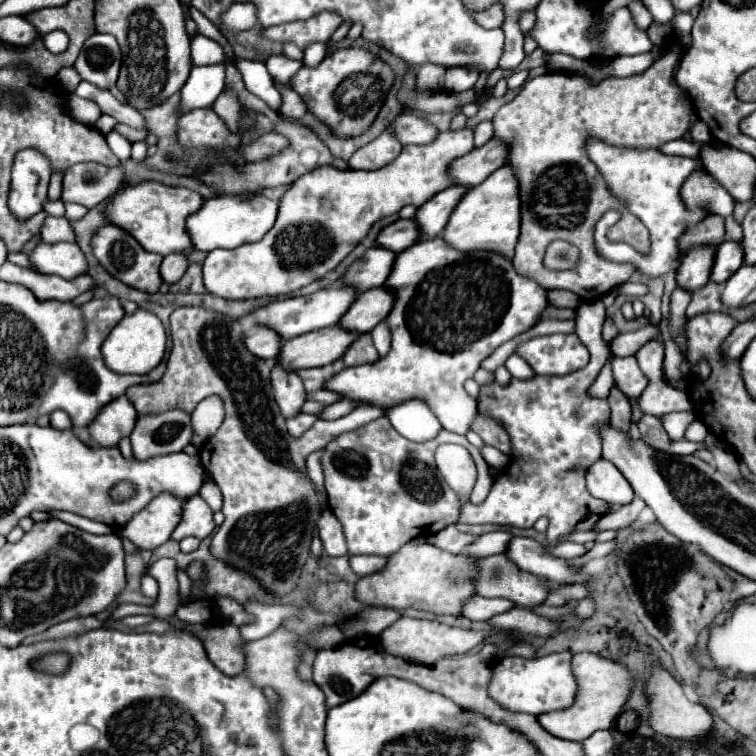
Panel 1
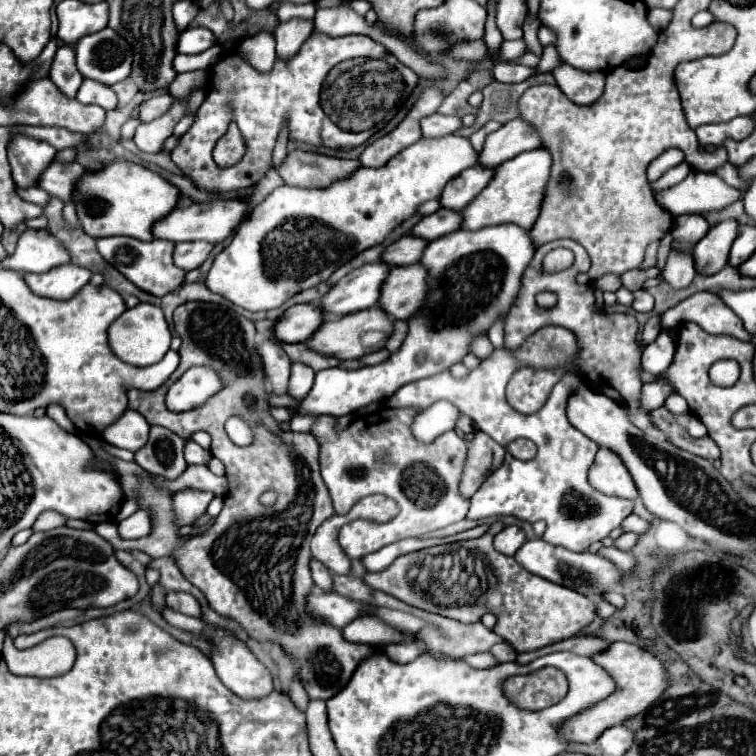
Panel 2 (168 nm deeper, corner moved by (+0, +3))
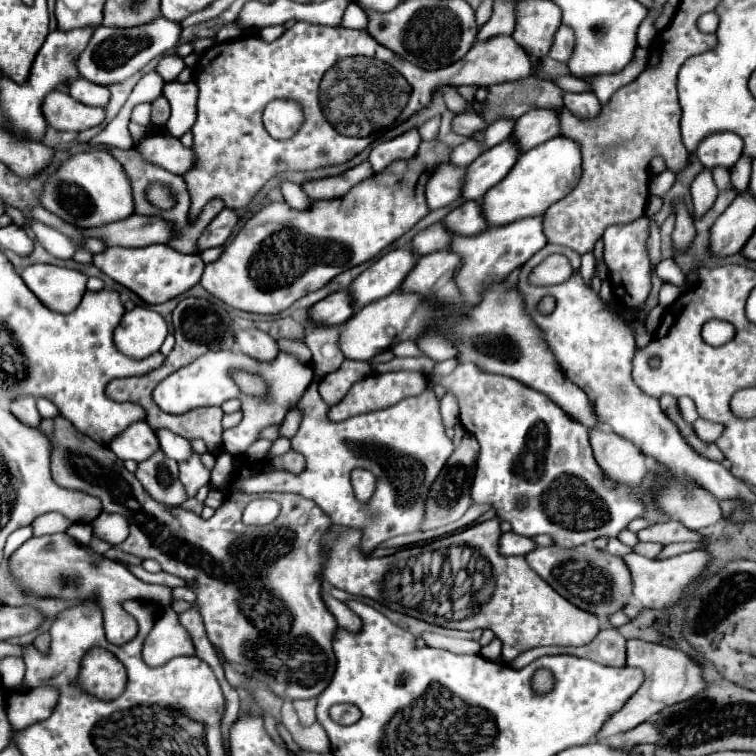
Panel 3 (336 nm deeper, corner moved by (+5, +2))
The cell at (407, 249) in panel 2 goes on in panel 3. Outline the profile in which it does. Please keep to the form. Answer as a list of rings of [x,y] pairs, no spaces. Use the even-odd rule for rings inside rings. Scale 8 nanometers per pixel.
[[[435,223],[423,231],[419,231],[413,241],[411,241],[411,249],[415,251],[415,255],[429,255],[433,251],[443,251],[449,245],[449,231],[445,231],[445,227],[441,227],[441,223]]]

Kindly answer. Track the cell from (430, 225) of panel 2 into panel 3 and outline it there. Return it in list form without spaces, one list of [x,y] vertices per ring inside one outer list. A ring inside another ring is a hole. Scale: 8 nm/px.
[[[465,201],[461,207],[449,211],[441,223],[453,235],[475,235],[477,231],[487,229],[477,201]]]

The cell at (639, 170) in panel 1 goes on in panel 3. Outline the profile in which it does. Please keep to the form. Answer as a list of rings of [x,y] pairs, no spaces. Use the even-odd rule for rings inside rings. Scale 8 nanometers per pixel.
[[[663,171],[663,173],[659,173],[659,175],[655,175],[651,179],[649,189],[655,191],[657,195],[665,195],[673,187],[673,183],[675,183],[675,173],[673,171]]]

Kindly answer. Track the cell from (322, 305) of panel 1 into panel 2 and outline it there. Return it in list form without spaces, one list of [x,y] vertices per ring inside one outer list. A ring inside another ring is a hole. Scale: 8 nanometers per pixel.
[[[372,262],[344,276],[318,304],[328,316],[354,314],[378,304],[380,288],[390,272],[390,264]]]

